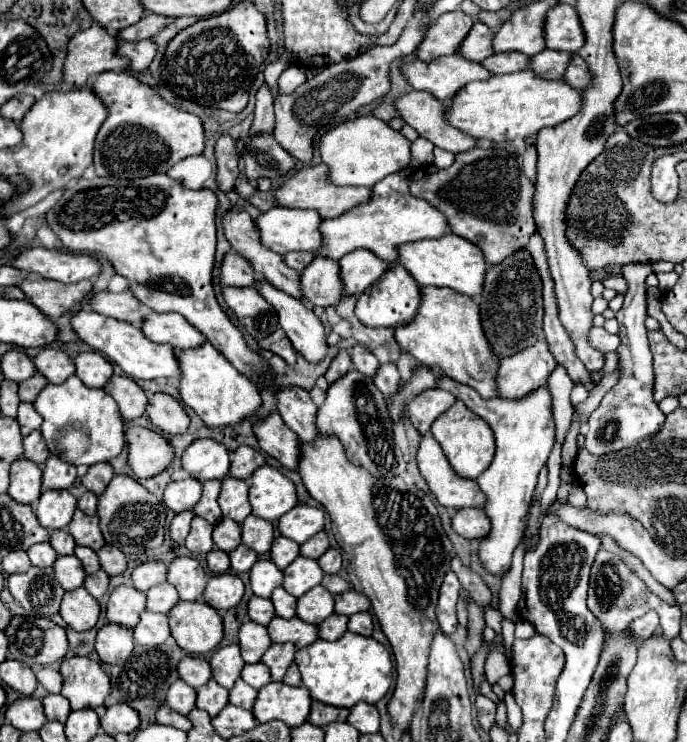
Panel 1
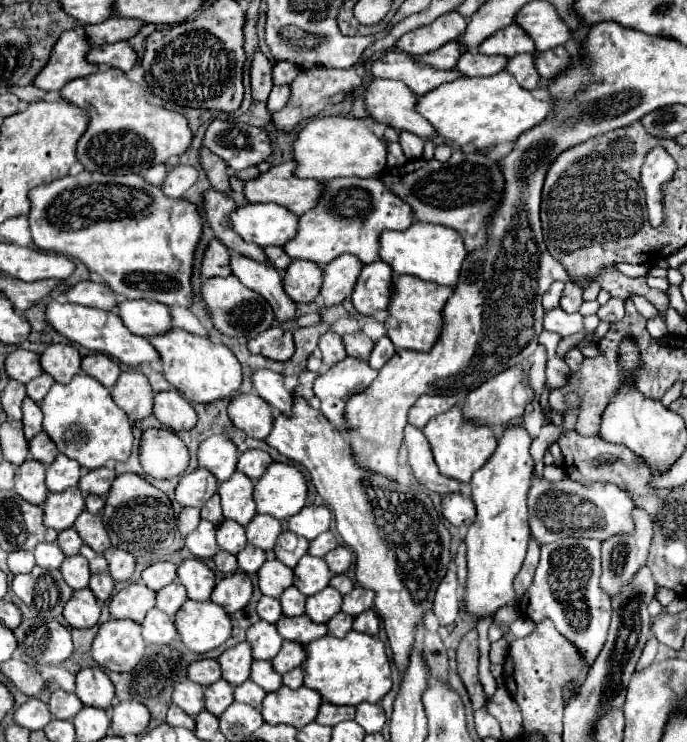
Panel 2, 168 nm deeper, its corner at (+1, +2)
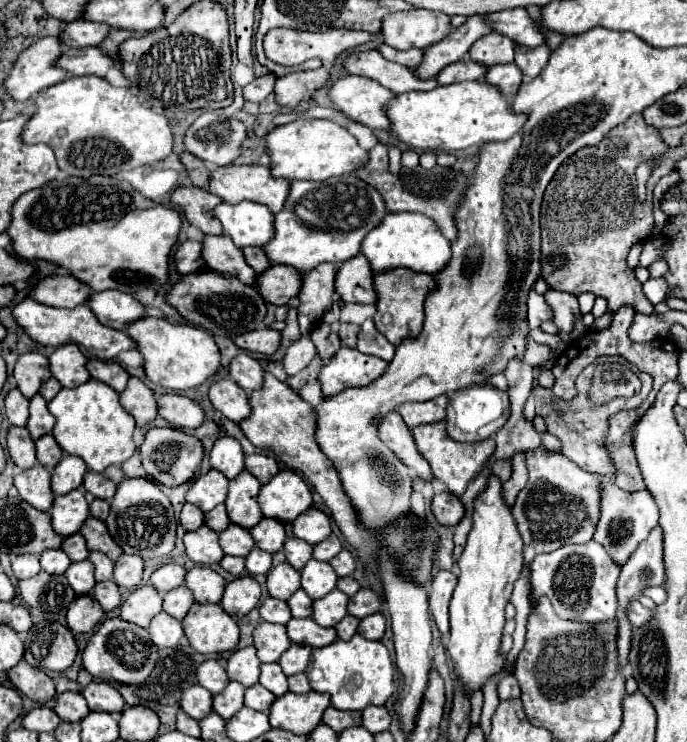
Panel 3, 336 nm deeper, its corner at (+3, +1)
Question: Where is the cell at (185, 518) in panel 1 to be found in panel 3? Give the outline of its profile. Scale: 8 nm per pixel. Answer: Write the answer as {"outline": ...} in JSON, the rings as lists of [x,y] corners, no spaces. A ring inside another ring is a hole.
{"outline":[[[186,502],[180,514],[180,522],[186,530],[198,530],[204,524],[204,512],[198,506]]]}

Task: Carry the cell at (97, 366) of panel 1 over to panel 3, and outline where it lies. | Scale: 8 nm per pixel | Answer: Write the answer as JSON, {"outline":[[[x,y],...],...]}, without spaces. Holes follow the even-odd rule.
{"outline":[[[92,358],[92,360],[88,360],[86,368],[92,374],[92,378],[112,386],[116,392],[122,392],[128,384],[128,378],[130,378],[130,374],[114,360],[96,360],[96,358]]]}

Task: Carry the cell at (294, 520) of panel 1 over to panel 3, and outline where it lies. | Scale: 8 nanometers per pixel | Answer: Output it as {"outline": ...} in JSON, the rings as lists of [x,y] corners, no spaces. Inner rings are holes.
{"outline":[[[308,508],[304,514],[300,514],[300,518],[296,518],[296,522],[292,522],[292,526],[294,526],[294,536],[302,538],[310,544],[318,544],[318,542],[326,540],[332,532],[330,516],[316,508]]]}

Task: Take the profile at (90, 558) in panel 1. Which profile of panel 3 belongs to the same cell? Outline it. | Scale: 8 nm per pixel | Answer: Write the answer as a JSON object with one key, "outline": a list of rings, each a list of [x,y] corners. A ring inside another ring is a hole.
{"outline":[[[90,552],[88,560],[96,566],[96,582],[106,582],[112,580],[114,572],[114,562],[104,554],[104,552]]]}

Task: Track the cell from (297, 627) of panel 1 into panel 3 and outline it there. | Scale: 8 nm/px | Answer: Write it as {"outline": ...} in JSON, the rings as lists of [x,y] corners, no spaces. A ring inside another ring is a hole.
{"outline":[[[292,618],[288,624],[288,636],[294,644],[304,644],[312,648],[322,648],[332,644],[338,636],[334,628],[324,628],[314,622],[314,618]]]}

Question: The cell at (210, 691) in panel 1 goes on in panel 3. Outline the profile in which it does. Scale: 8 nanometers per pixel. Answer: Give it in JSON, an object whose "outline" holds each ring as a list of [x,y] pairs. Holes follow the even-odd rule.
{"outline":[[[230,682],[220,694],[214,696],[214,712],[224,720],[232,718],[244,706],[244,686],[240,682]]]}

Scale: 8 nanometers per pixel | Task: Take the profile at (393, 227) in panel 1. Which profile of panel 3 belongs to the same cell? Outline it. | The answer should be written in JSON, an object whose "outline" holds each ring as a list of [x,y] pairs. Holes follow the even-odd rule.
{"outline":[[[354,174],[324,182],[290,182],[288,202],[274,216],[274,236],[264,252],[272,264],[294,266],[298,272],[310,272],[322,262],[340,266],[340,262],[360,254],[360,242],[372,226],[380,224],[384,214],[388,210],[378,190]]]}

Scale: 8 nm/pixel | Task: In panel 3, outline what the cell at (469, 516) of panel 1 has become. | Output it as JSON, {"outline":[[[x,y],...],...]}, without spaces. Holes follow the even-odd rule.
{"outline":[[[440,492],[432,498],[432,514],[442,526],[456,526],[464,516],[464,504],[450,492]]]}

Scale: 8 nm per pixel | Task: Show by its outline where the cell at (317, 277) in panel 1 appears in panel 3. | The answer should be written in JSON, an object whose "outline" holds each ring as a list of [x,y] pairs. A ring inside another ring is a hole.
{"outline":[[[270,266],[256,278],[256,290],[270,304],[288,304],[300,290],[302,274],[292,266]]]}

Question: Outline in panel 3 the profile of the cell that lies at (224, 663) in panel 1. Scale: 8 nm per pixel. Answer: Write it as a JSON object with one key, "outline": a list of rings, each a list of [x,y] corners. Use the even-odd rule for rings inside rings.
{"outline":[[[248,646],[236,650],[226,662],[226,672],[230,680],[236,680],[244,686],[254,686],[260,678],[260,660],[256,656],[256,648]]]}

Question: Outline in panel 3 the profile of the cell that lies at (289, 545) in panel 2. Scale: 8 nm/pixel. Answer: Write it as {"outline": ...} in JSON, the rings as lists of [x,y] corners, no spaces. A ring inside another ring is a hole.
{"outline":[[[288,538],[286,544],[284,544],[284,554],[286,554],[286,560],[288,564],[294,568],[294,570],[302,570],[306,566],[306,562],[312,558],[312,544],[304,542],[304,540],[298,540],[298,538]]]}

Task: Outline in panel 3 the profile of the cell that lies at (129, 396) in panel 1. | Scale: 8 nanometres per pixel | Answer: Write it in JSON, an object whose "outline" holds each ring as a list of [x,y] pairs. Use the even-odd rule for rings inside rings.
{"outline":[[[130,378],[126,390],[120,394],[120,404],[134,416],[136,426],[148,426],[158,416],[154,392],[138,378]]]}

